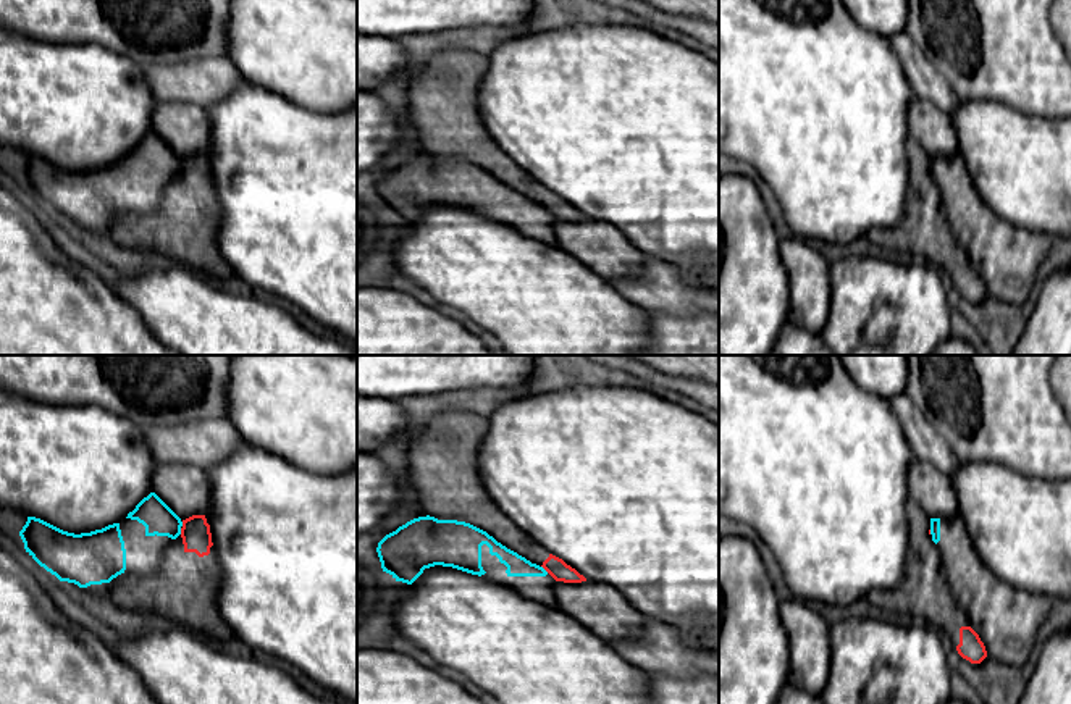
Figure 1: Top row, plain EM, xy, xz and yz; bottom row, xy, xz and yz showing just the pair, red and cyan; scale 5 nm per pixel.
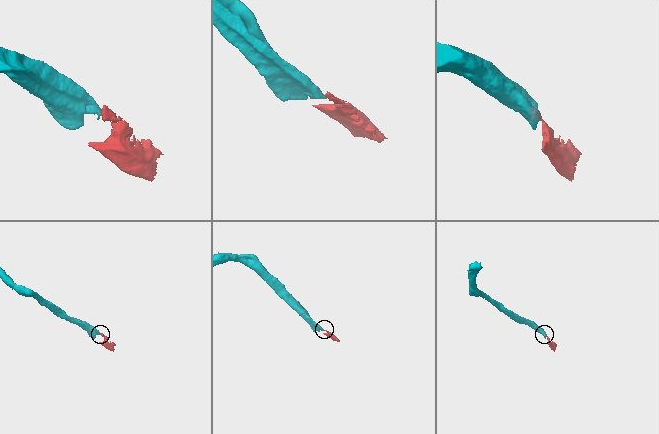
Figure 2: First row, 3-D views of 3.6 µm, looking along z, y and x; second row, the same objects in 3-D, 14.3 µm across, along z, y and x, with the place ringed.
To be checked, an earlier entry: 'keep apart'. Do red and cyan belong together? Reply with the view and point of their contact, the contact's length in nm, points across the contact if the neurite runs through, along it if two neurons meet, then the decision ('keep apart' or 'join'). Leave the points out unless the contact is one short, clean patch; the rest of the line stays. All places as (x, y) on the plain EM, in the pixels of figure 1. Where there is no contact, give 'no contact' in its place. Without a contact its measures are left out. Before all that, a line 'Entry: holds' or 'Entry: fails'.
Entry: holds
contact xz (545, 207); length 50 nm; border xz (541, 204), (548, 210); keep apart

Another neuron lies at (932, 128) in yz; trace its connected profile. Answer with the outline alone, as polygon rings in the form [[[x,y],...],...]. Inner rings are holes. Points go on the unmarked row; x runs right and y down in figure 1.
[[[914,97],[908,111],[909,139],[914,139],[929,157],[960,155],[958,134],[950,115],[929,100]]]

